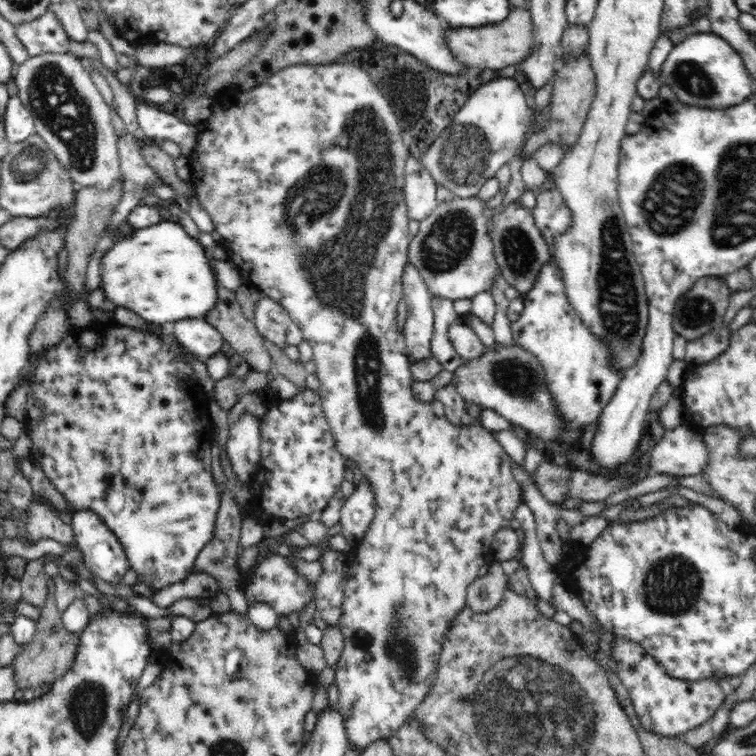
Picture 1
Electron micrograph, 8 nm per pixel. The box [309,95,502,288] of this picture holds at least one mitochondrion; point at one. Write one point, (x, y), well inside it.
(450, 241)

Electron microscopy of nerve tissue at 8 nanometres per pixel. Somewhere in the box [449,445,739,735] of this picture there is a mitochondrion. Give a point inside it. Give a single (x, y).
(673, 585)

